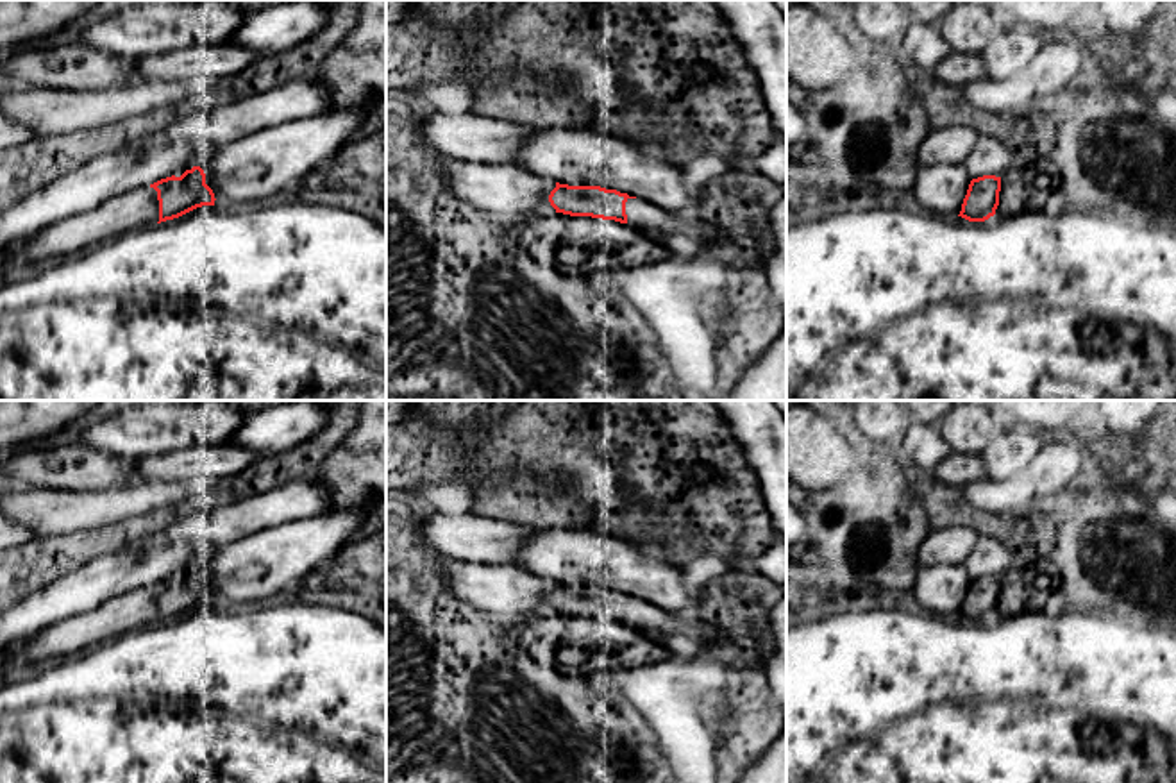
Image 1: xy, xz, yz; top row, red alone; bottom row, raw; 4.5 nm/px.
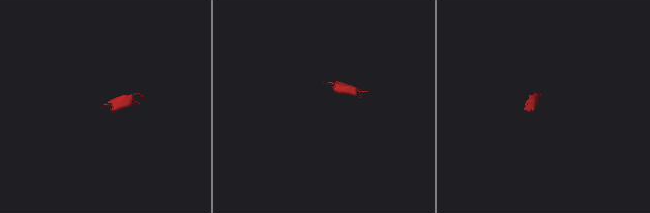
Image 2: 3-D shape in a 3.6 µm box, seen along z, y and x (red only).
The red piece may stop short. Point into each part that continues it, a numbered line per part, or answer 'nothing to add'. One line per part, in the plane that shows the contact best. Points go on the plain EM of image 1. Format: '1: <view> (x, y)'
1: xy (136, 608)
2: xz (640, 615)

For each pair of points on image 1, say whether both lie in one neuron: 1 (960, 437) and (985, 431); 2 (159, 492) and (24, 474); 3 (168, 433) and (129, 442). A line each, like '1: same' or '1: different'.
1: same
2: different
3: same

